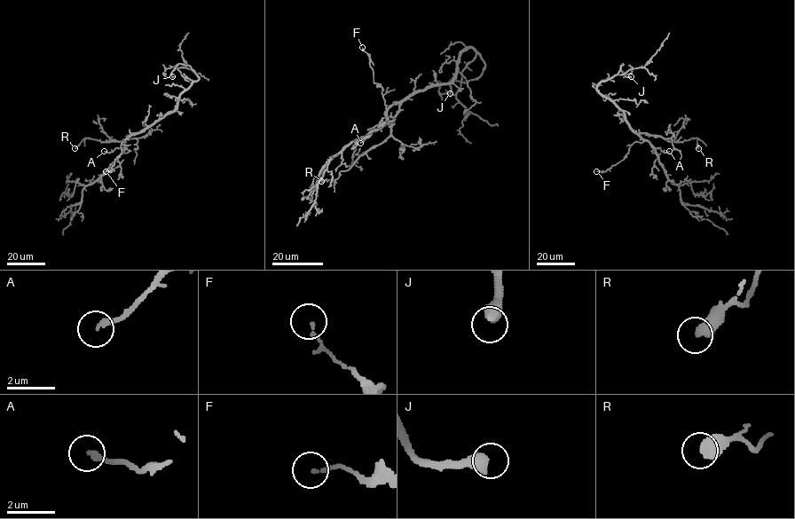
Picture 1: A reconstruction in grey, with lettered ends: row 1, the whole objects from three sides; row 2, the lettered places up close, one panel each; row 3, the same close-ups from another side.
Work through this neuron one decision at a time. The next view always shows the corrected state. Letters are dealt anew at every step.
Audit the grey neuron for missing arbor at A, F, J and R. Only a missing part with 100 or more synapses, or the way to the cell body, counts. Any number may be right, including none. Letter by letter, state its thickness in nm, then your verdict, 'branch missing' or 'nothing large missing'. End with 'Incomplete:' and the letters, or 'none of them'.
A: 240 nm | nothing large missing
F: 120 nm | nothing large missing
J: 500 nm | branch missing
R: 550 nm | nothing large missing
Incomplete: J

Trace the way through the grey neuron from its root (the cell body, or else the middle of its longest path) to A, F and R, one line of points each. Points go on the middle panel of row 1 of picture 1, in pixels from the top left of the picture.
A: (416, 93), (395, 102), (387, 110), (387, 122), (360, 143)
F: (416, 93), (386, 108), (382, 89), (373, 82), (369, 56), (362, 47)
R: (416, 93), (402, 102), (389, 137), (342, 170), (336, 178), (321, 181)

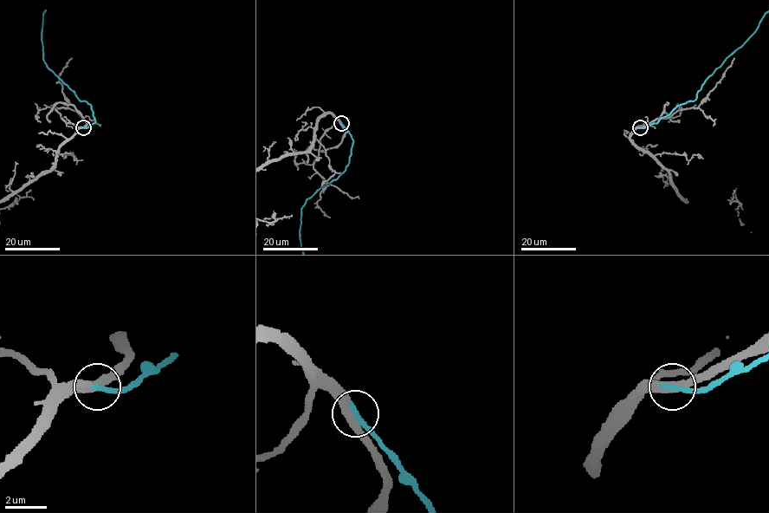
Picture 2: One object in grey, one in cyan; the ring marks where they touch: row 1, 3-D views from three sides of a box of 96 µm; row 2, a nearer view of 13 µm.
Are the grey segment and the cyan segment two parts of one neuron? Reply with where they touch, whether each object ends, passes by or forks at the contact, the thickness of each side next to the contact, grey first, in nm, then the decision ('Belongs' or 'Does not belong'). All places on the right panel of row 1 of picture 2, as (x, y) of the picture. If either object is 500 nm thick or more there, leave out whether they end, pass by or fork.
Place: (640, 127). At the ring grey passes by. At the ring cyan ends. Thickness 400 nm (grey) against 280 nm. Belongs

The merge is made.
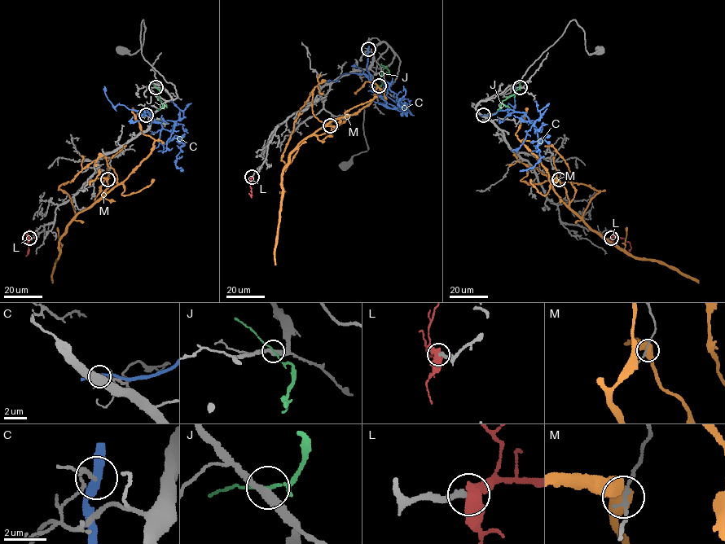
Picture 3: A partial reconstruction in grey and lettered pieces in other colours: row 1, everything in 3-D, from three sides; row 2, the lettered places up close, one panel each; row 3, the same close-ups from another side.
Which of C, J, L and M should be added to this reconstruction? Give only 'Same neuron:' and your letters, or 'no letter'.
Same neuron: L

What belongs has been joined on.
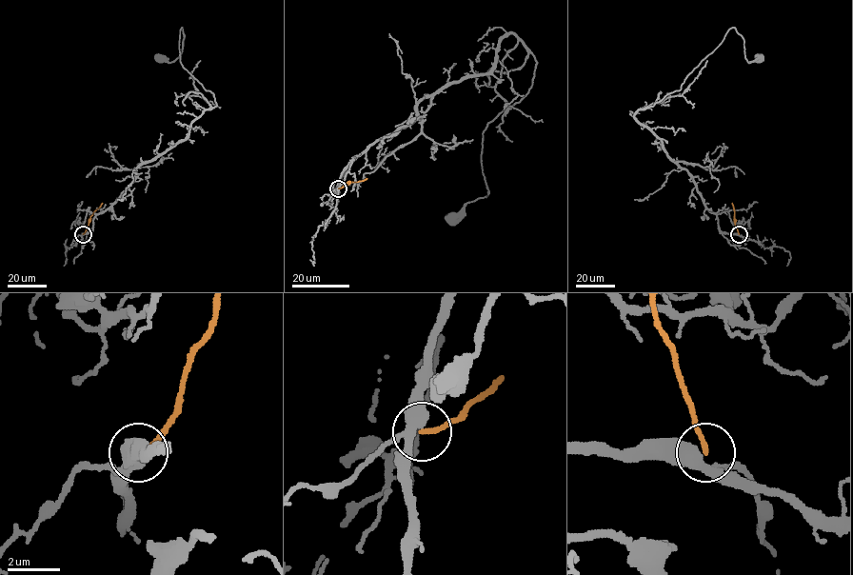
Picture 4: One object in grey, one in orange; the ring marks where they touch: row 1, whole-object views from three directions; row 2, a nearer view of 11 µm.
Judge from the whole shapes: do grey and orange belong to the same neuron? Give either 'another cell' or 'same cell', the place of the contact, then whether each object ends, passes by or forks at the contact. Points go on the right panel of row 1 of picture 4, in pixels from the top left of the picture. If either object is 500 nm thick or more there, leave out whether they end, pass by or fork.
another cell; place (739, 234); grey forks; orange ends

